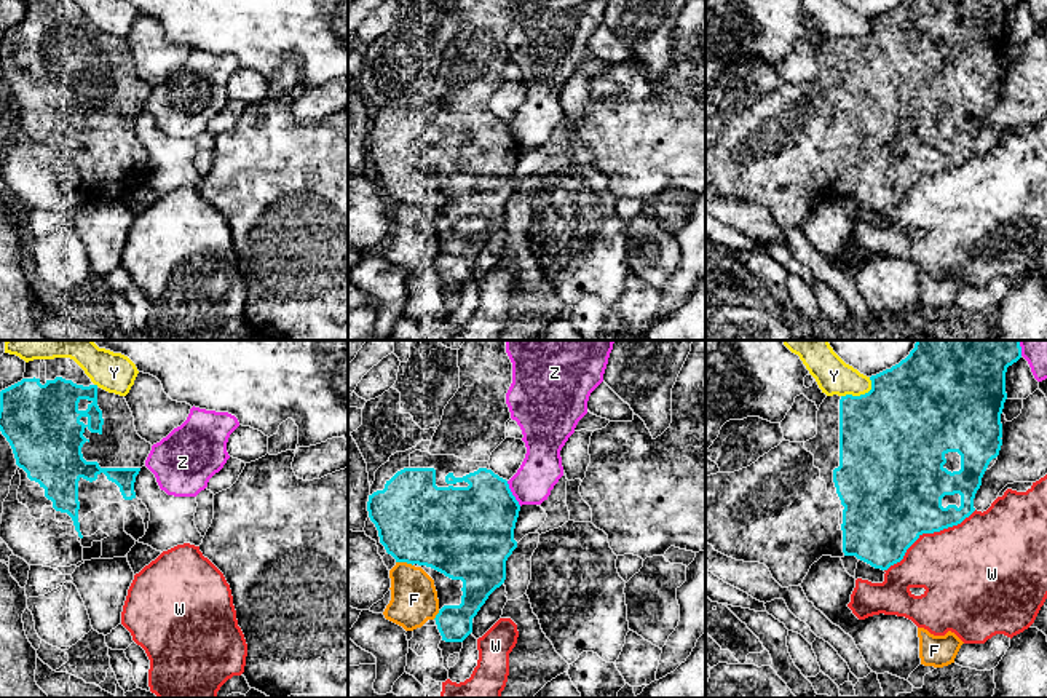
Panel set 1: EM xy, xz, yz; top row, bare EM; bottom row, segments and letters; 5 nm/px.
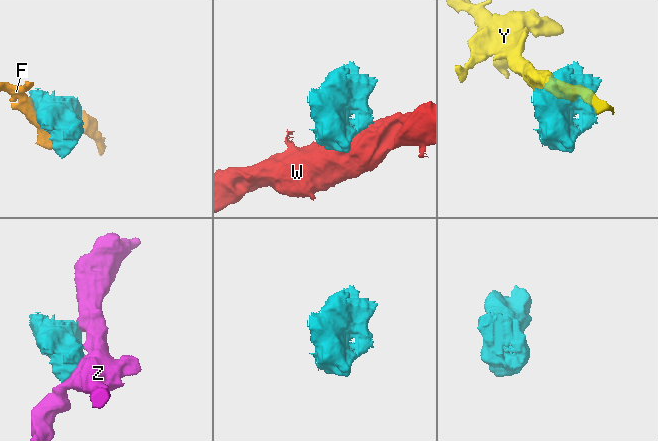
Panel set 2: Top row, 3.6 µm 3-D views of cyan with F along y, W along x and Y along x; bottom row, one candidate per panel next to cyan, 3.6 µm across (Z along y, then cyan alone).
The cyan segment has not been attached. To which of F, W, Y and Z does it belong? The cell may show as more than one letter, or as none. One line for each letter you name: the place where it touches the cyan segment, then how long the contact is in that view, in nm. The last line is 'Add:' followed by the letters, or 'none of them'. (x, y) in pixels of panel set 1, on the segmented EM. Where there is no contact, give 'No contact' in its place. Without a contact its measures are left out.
Add: none of them

